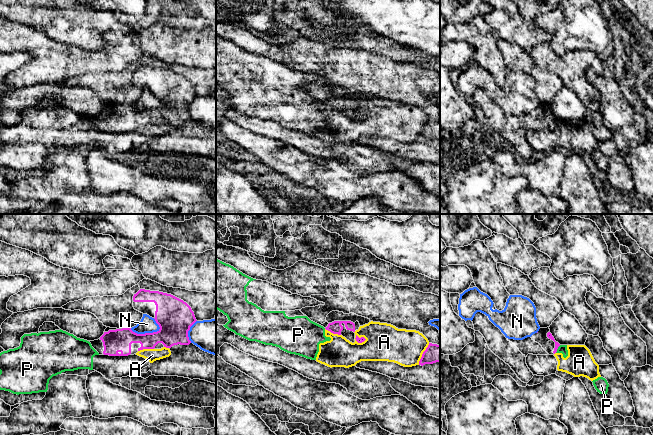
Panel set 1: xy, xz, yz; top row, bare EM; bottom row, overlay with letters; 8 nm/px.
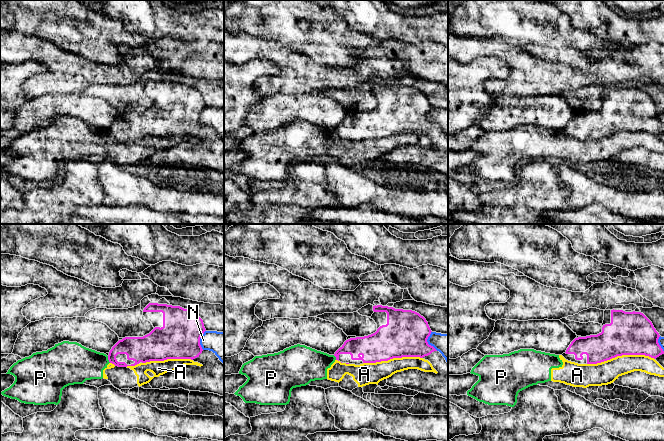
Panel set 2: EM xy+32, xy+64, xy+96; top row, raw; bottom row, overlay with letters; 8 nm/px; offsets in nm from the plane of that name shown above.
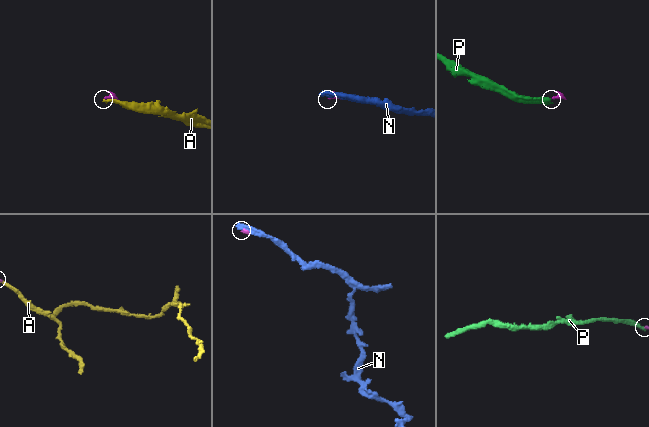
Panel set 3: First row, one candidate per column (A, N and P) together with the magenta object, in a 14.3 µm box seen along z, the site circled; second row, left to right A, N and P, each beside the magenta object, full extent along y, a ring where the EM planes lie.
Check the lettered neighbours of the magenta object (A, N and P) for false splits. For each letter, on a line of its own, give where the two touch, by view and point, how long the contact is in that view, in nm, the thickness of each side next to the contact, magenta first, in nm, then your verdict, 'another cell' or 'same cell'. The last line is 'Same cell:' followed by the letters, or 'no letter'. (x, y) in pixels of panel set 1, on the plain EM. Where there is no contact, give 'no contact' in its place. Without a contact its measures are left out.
A: meets magenta in xz at (422, 130); contact 200 nm long; 150 nm thick on the magenta side, 280 nm on the other; another cell
N: meets magenta in xy at (145, 109); contact 240 nm long; 260 nm thick on the magenta side, 130 nm on the other; another cell
P: meets magenta in yz at (557, 124); contact 80 nm long; 50 nm thick on the magenta side, 70 nm on the other; another cell
Same cell: no letter

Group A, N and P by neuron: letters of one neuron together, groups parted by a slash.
A P / N

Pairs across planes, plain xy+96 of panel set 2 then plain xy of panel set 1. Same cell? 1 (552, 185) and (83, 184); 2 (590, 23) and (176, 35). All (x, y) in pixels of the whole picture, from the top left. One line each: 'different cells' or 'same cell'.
1: same cell
2: different cells

